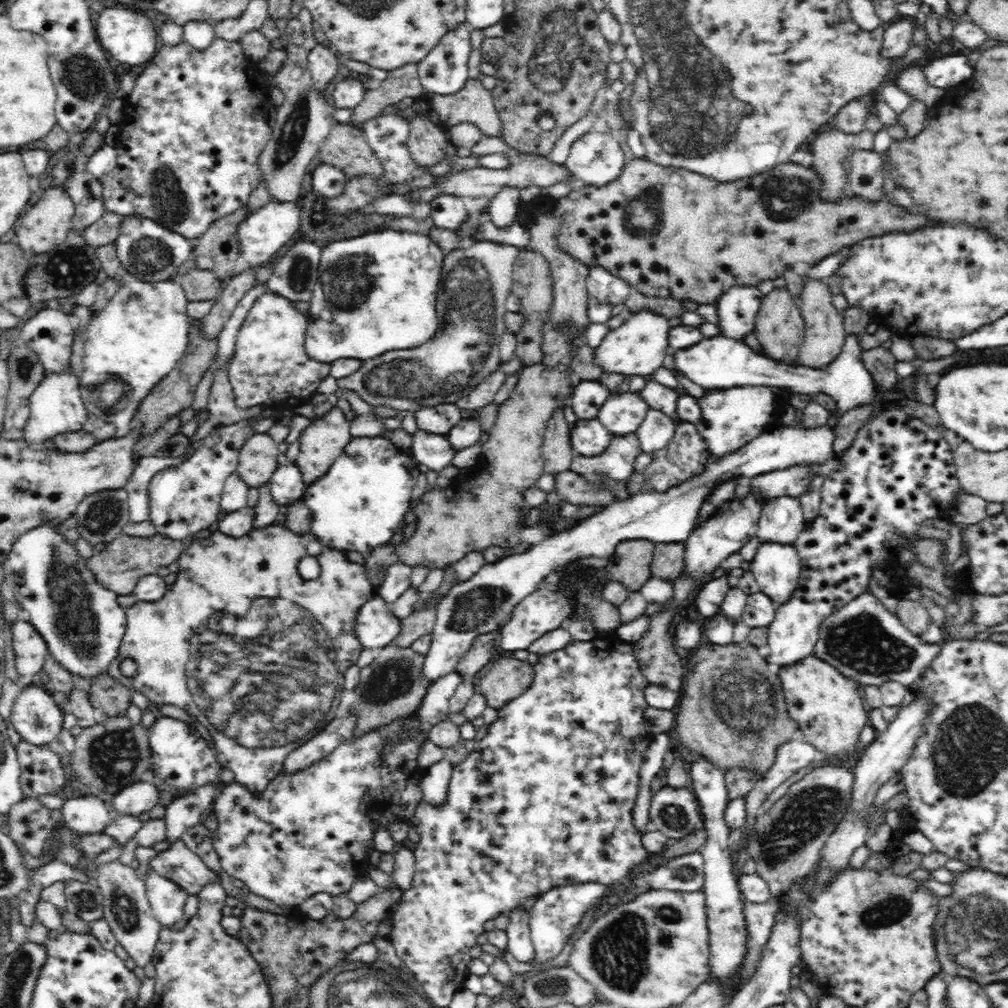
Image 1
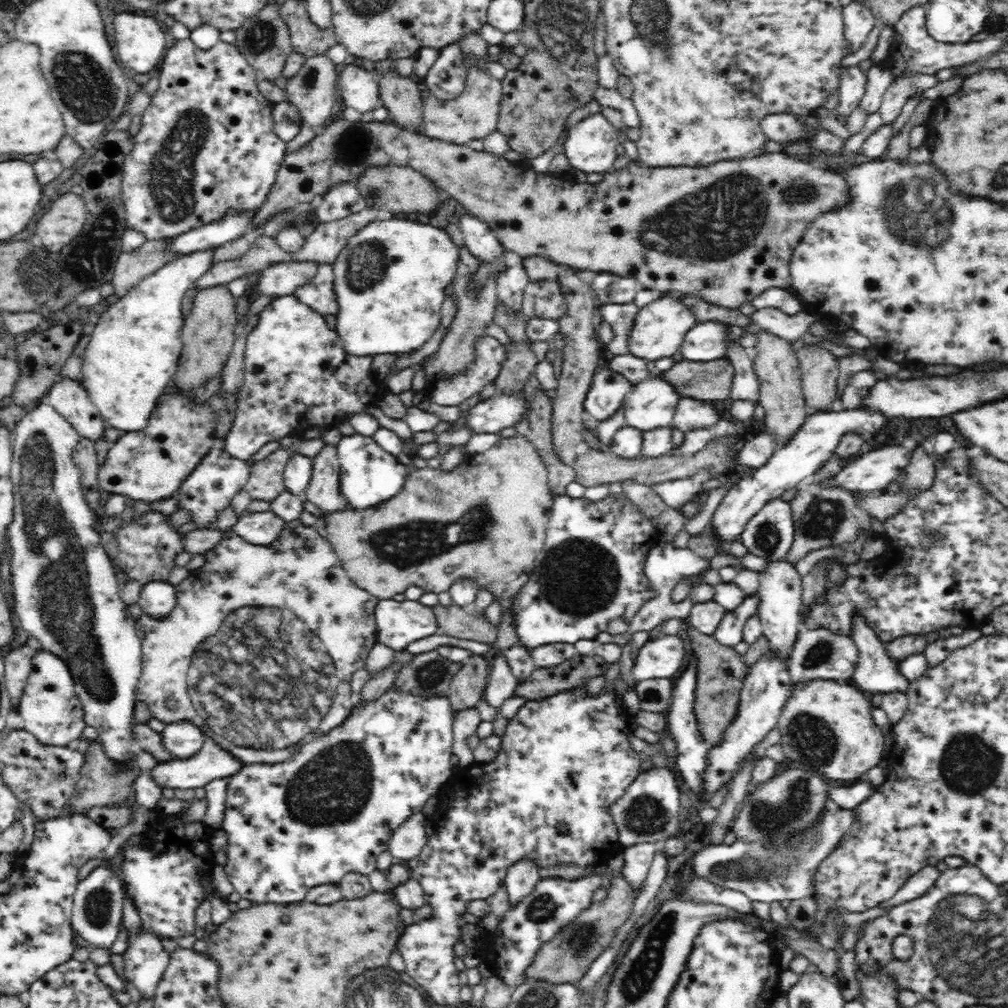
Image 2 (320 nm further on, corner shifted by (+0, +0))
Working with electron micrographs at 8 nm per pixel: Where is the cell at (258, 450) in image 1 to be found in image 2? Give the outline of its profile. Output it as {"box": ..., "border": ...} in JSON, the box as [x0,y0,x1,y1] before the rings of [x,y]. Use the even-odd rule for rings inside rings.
{"box":[243,449,292,501],"border":[[[282,449],[272,452],[264,460],[251,462],[248,482],[243,490],[254,500],[271,501],[285,492],[283,470],[292,454]]]}

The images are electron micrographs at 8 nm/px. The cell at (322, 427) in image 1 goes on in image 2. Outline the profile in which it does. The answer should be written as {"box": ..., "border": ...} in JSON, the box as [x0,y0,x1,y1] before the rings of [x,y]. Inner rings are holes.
{"box":[303,445,347,513],"border":[[[326,445],[312,460],[311,480],[303,493],[303,499],[315,504],[322,513],[347,508],[339,482],[339,457],[337,446]]]}

